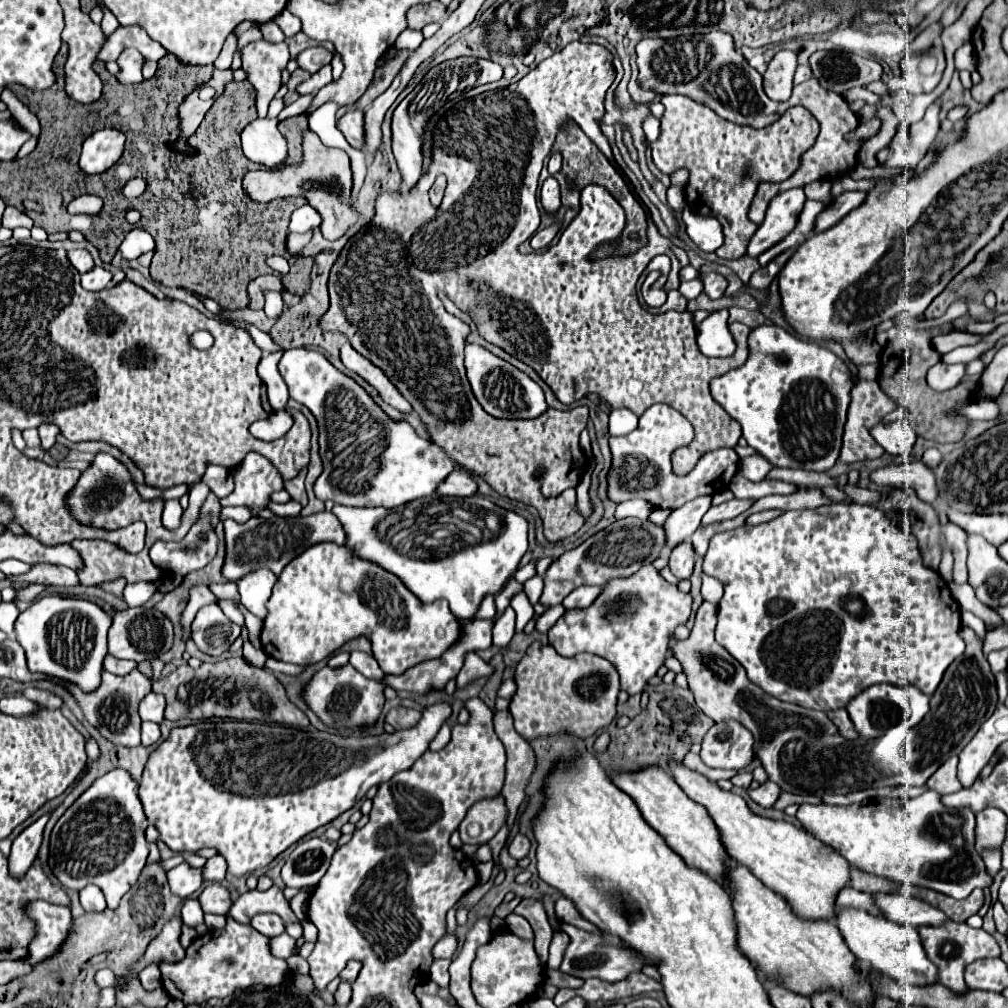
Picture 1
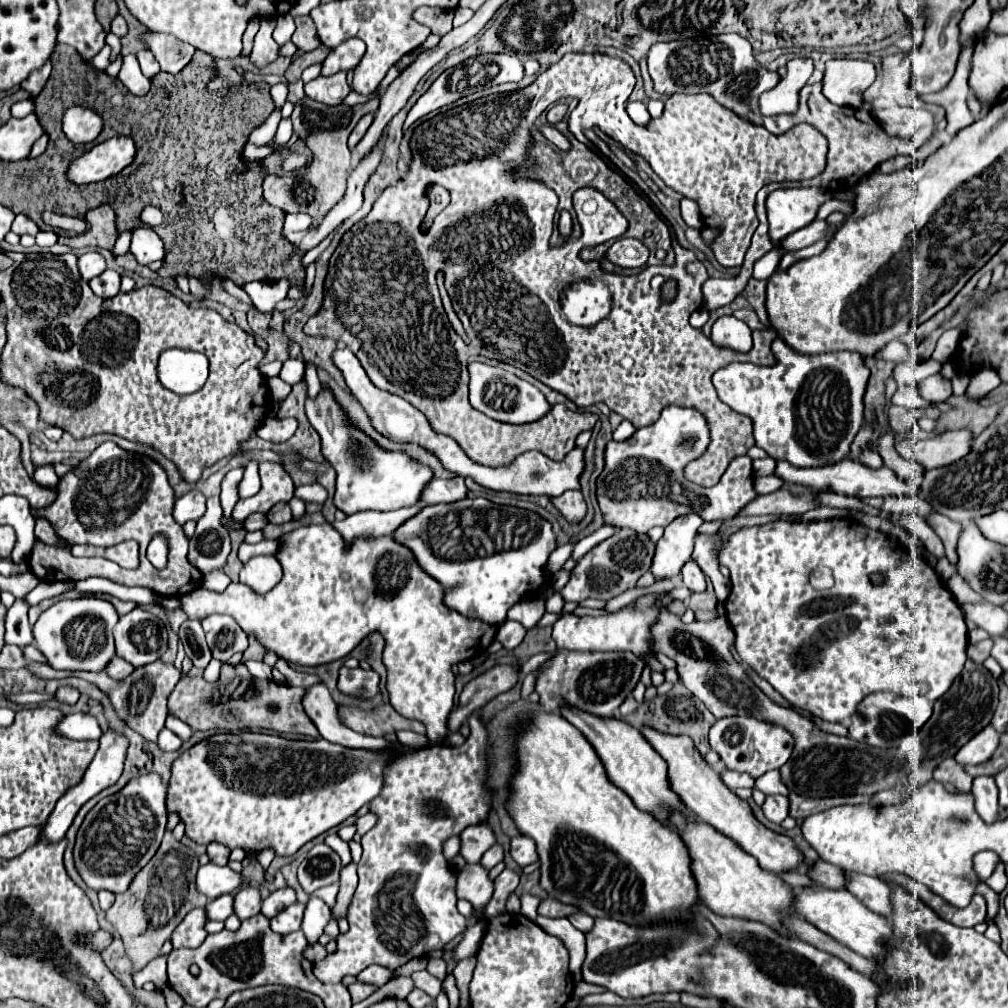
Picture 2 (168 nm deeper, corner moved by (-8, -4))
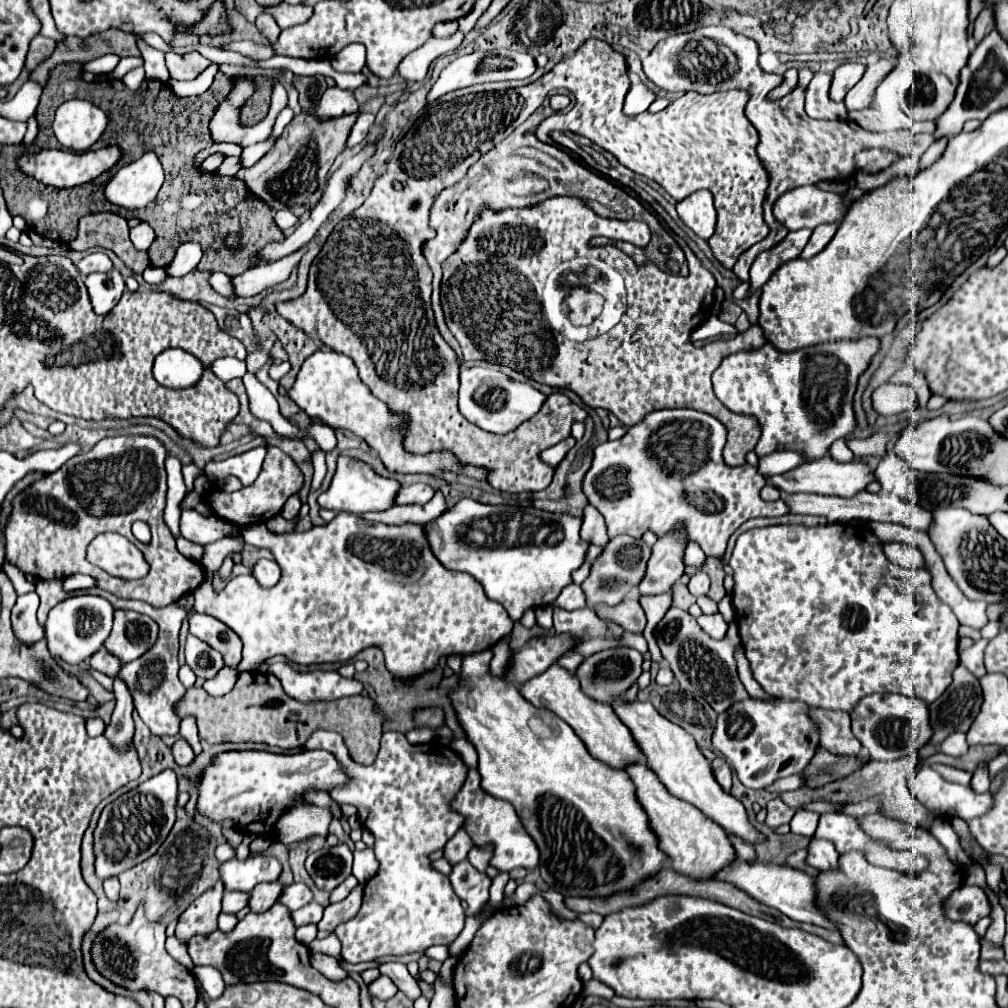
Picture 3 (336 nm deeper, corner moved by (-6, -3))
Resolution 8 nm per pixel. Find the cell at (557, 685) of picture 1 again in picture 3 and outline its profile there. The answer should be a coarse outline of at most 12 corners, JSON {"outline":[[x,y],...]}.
{"outline":[[613,648],[585,658],[583,692],[599,702],[625,694],[641,674],[641,656]]}

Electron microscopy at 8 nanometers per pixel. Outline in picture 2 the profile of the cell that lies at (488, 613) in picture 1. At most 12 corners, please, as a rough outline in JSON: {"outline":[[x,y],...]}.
{"outline":[[533,599],[513,605],[507,619],[537,625],[545,613],[545,601]]}

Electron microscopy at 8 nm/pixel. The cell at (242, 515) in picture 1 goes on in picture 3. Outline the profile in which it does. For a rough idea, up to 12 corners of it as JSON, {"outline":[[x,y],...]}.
{"outline":[[324,451],[311,456],[314,474],[310,493],[321,486],[327,472]]}

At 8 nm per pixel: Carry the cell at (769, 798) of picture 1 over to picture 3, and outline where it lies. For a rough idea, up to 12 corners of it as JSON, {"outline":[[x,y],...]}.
{"outline":[[781,798],[767,804],[767,826],[789,824],[795,810]]}

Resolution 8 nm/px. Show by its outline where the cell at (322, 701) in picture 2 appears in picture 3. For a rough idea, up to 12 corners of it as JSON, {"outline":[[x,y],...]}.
{"outline":[[313,732],[375,836],[379,872],[335,928],[345,962],[453,942],[465,912],[429,866],[463,826],[467,766],[383,732],[371,766]]}

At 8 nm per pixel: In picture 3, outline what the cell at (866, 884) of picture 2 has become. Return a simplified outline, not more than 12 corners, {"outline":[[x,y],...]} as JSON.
{"outline":[[811,838],[807,864],[817,870],[837,866],[839,852],[829,840]]}

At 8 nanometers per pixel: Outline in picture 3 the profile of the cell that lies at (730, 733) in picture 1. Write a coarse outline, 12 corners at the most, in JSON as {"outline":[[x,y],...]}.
{"outline":[[739,700],[713,746],[745,788],[801,774],[819,748],[811,708]]}

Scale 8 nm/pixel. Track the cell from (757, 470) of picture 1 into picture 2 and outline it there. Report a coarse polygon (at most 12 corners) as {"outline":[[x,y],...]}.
{"outline":[[777,475],[755,477],[755,491],[759,495],[781,489],[783,479]]}

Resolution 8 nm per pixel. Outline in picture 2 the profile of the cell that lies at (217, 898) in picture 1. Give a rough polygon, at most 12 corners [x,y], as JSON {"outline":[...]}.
{"outline":[[255,887],[233,897],[233,911],[241,921],[257,915],[261,897]]}

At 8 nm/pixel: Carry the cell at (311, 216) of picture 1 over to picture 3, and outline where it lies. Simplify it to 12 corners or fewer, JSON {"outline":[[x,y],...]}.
{"outline":[[289,210],[275,214],[275,224],[287,230],[297,224],[297,216]]}

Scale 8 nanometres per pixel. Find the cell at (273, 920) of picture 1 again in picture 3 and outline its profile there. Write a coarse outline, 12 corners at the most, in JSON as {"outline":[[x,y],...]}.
{"outline":[[317,902],[293,912],[295,926],[317,924],[323,918],[323,906]]}

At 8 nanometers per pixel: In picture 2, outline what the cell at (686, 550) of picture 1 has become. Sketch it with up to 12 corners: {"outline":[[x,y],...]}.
{"outline":[[687,561],[681,579],[687,589],[703,591],[705,573],[695,561]]}

